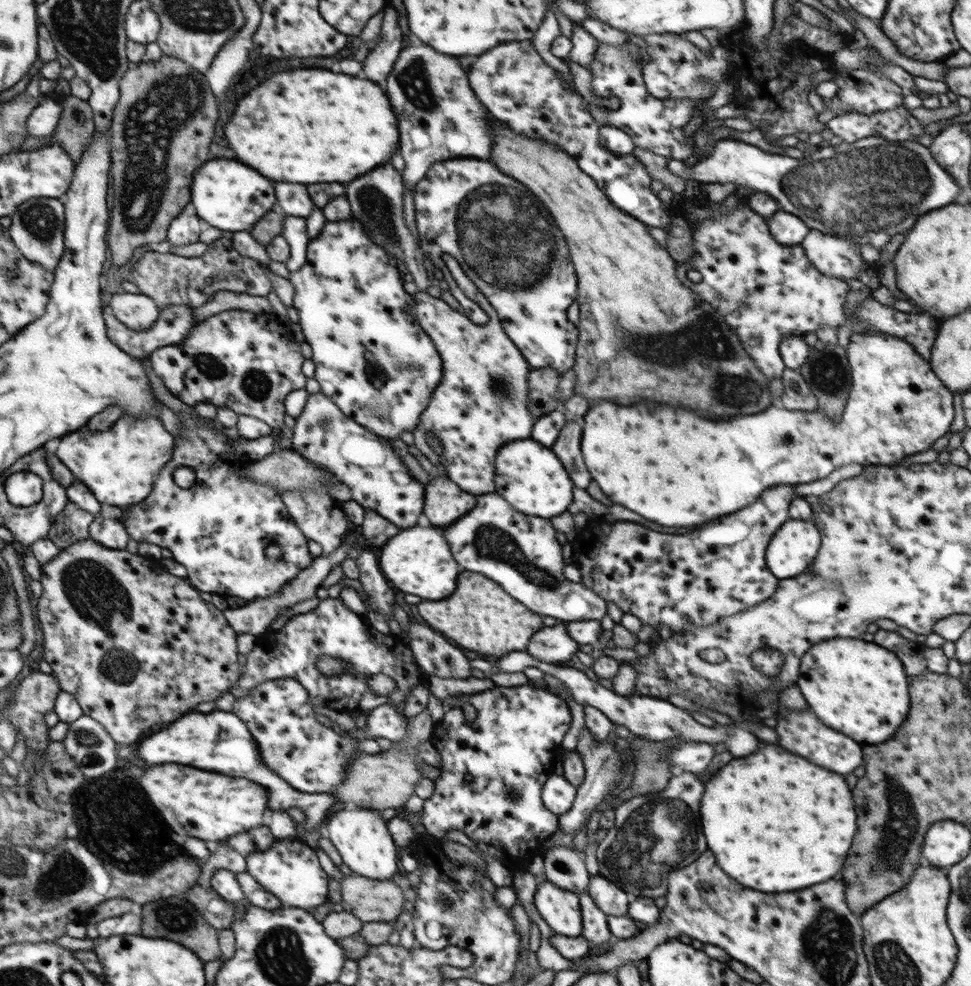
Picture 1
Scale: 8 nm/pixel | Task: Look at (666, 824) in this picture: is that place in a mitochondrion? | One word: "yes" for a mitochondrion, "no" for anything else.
yes

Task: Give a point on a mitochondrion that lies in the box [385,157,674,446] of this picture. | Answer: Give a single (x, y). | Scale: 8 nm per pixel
(506, 235)

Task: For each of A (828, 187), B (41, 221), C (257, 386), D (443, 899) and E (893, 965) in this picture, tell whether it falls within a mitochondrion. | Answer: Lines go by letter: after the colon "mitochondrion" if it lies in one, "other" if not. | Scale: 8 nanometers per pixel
A: mitochondrion
B: mitochondrion
C: mitochondrion
D: mitochondrion
E: mitochondrion

